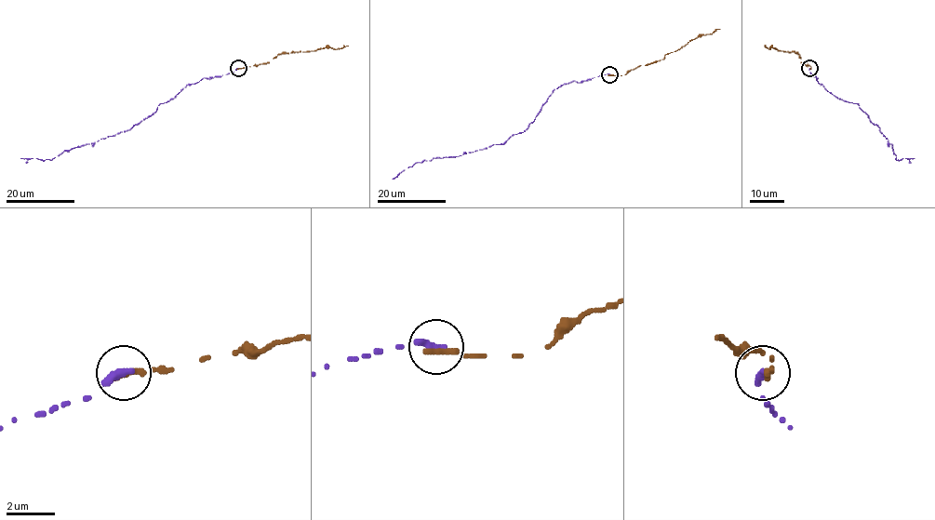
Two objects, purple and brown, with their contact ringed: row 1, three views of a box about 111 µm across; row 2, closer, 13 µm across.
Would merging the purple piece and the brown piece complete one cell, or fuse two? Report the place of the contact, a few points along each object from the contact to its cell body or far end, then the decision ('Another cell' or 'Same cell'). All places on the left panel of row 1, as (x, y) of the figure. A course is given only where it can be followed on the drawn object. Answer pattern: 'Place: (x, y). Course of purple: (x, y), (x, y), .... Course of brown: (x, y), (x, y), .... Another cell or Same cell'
Place: (238, 68). Course of purple: (238, 68), (187, 85), (128, 130), (65, 150), (50, 160), (20, 158). Course of brown: (238, 68), (265, 64), (286, 53), (348, 46). Same cell

